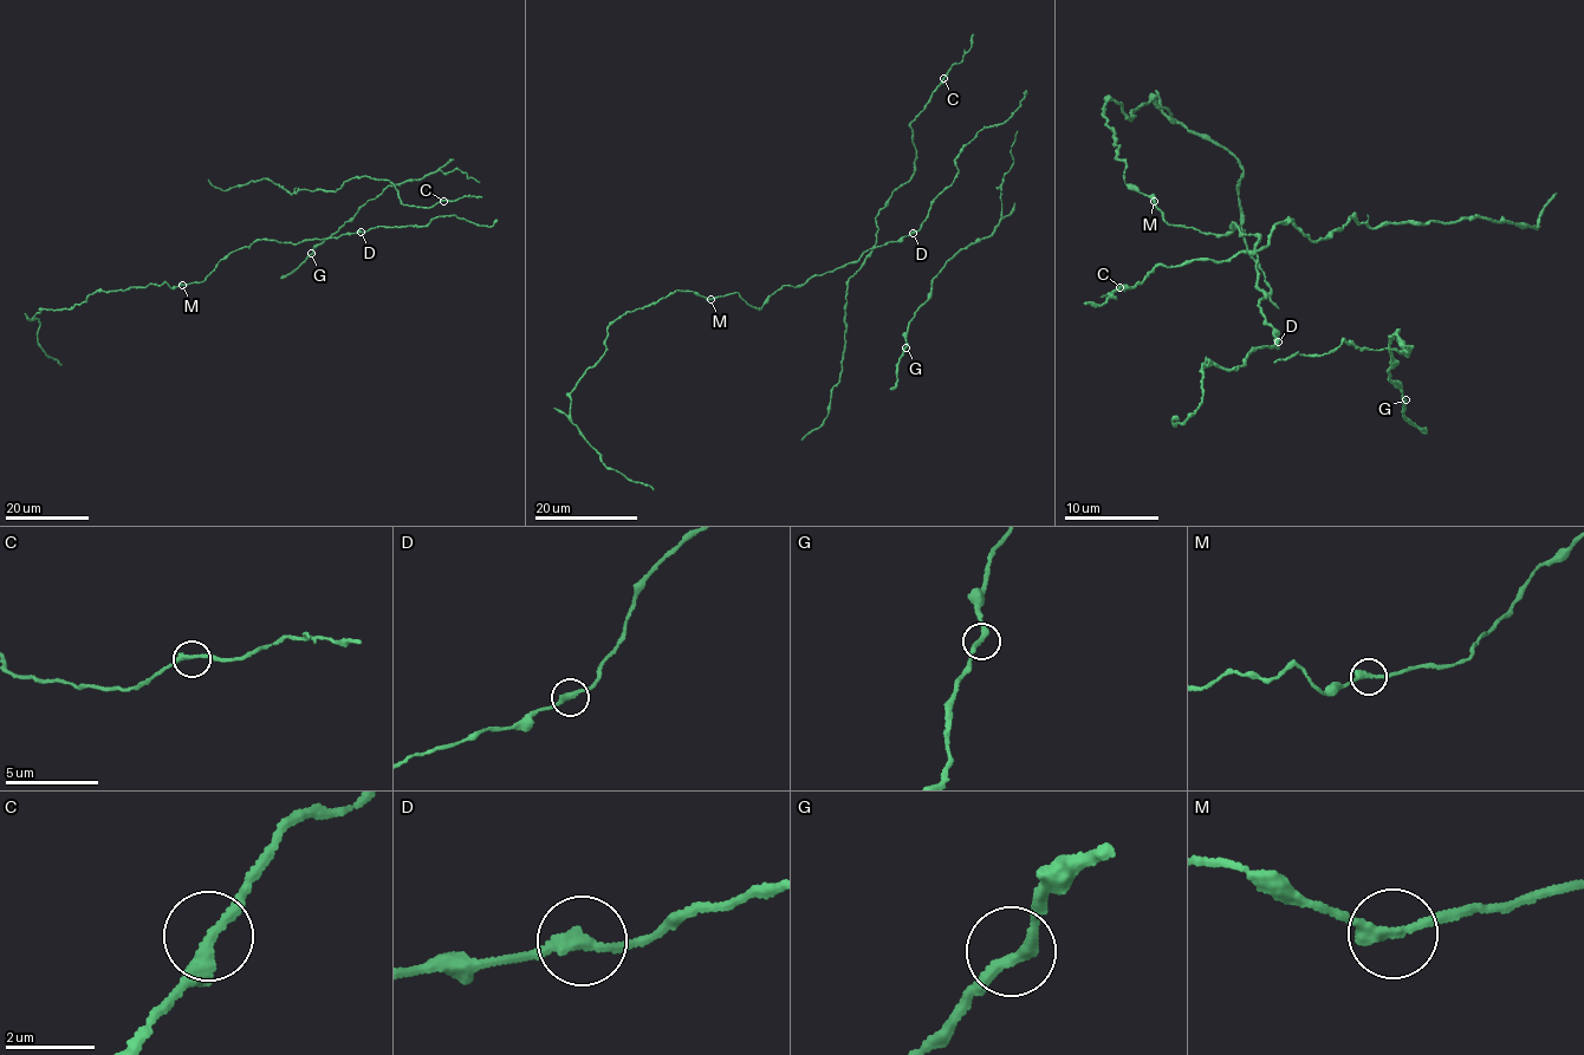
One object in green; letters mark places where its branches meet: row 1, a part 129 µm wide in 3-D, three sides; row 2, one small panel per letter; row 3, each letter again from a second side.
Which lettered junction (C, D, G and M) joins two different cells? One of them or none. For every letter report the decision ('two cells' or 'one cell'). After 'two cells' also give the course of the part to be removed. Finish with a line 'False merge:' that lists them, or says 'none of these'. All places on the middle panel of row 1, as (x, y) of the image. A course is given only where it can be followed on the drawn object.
C: one cell
D: one cell
G: one cell
M: one cell
False merge: none of these

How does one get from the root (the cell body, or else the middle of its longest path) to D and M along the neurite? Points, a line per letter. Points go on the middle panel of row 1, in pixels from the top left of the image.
D: (887, 243), (914, 233)
M: (887, 243), (867, 249), (857, 261), (809, 279), (804, 285), (781, 286), (759, 310), (737, 292), (709, 299)

